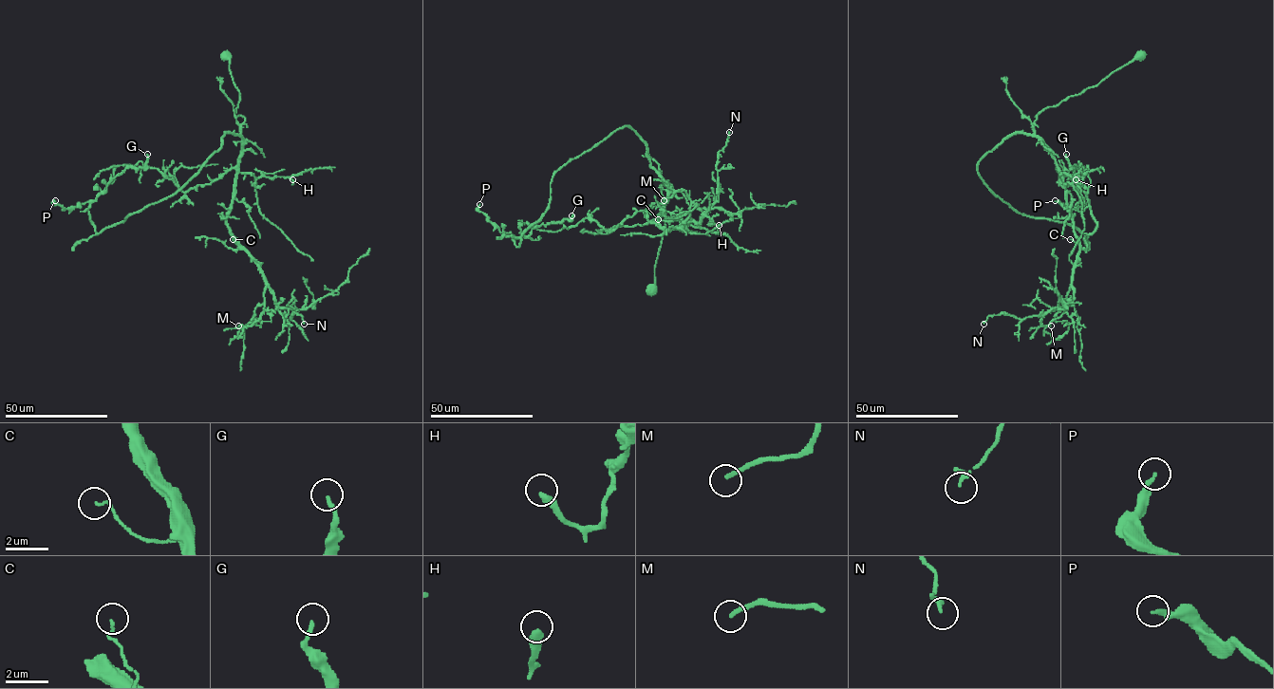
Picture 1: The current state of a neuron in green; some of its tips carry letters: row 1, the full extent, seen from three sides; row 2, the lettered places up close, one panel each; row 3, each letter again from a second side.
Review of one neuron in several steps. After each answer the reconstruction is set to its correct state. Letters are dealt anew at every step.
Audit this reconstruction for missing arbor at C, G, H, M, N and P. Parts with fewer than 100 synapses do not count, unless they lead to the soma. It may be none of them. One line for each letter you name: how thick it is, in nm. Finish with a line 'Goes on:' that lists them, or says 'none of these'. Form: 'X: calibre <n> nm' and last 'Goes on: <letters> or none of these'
Goes on: none of these

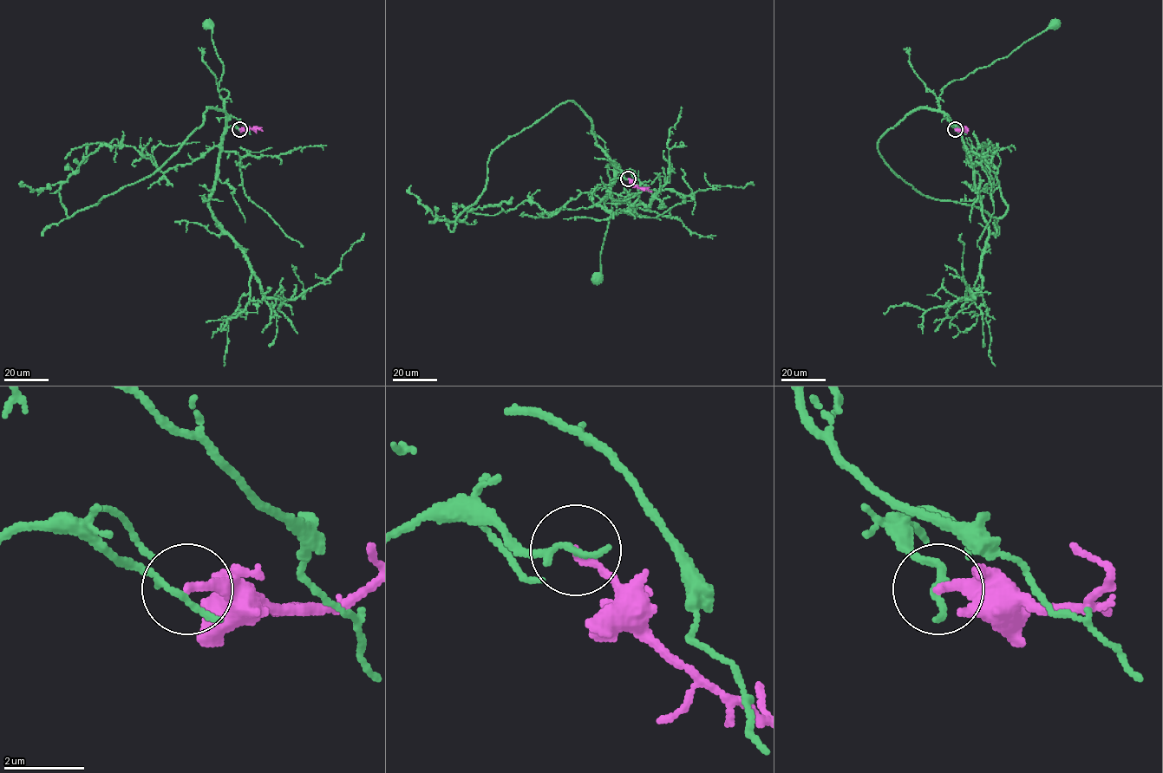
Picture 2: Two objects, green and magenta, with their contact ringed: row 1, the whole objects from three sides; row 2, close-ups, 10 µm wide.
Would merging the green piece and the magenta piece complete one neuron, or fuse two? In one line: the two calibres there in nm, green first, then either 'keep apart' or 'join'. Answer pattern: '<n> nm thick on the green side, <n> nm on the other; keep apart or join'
190 nm thick on the green side, 200 nm on the other; keep apart

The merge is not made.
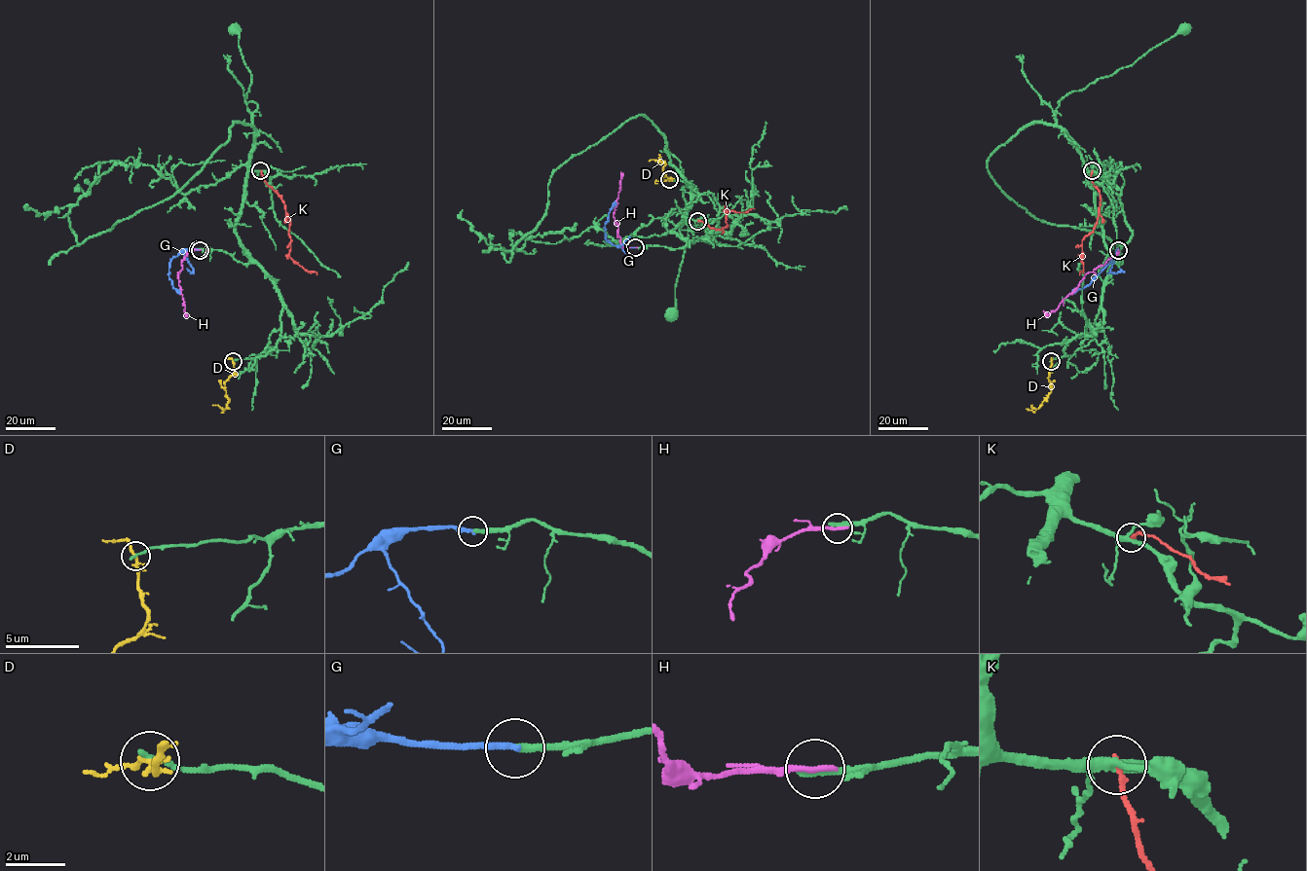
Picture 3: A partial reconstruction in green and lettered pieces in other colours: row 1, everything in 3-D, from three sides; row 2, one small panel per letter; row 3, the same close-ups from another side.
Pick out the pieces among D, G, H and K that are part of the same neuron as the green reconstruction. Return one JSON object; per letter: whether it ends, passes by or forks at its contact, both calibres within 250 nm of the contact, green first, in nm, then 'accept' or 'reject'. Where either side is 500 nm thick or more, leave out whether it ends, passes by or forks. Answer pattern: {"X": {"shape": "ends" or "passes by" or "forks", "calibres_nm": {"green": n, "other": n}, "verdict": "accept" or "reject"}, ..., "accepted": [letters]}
{"D": {"shape": "forks", "calibres_nm": {"green": 180, "other": 170}, "verdict": "reject"}, "G": {"shape": "ends", "calibres_nm": {"green": 260, "other": 280}, "verdict": "accept"}, "H": {"shape": "ends", "calibres_nm": {"green": 320, "other": 240}, "verdict": "reject"}, "K": {"shape": "ends", "calibres_nm": {"green": 320, "other": 190}, "verdict": "reject"}, "accepted": ["G"]}

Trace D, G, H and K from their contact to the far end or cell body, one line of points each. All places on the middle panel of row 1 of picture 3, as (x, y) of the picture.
D: (669, 179), (671, 177), (660, 178), (664, 163), (649, 161)
G: (634, 248), (618, 247), (606, 238), (604, 224), (616, 199)
H: (636, 247), (625, 248), (617, 235), (617, 224), (614, 213), (620, 171)
K: (697, 221), (722, 229), (728, 225), (727, 211), (743, 212), (754, 208)

